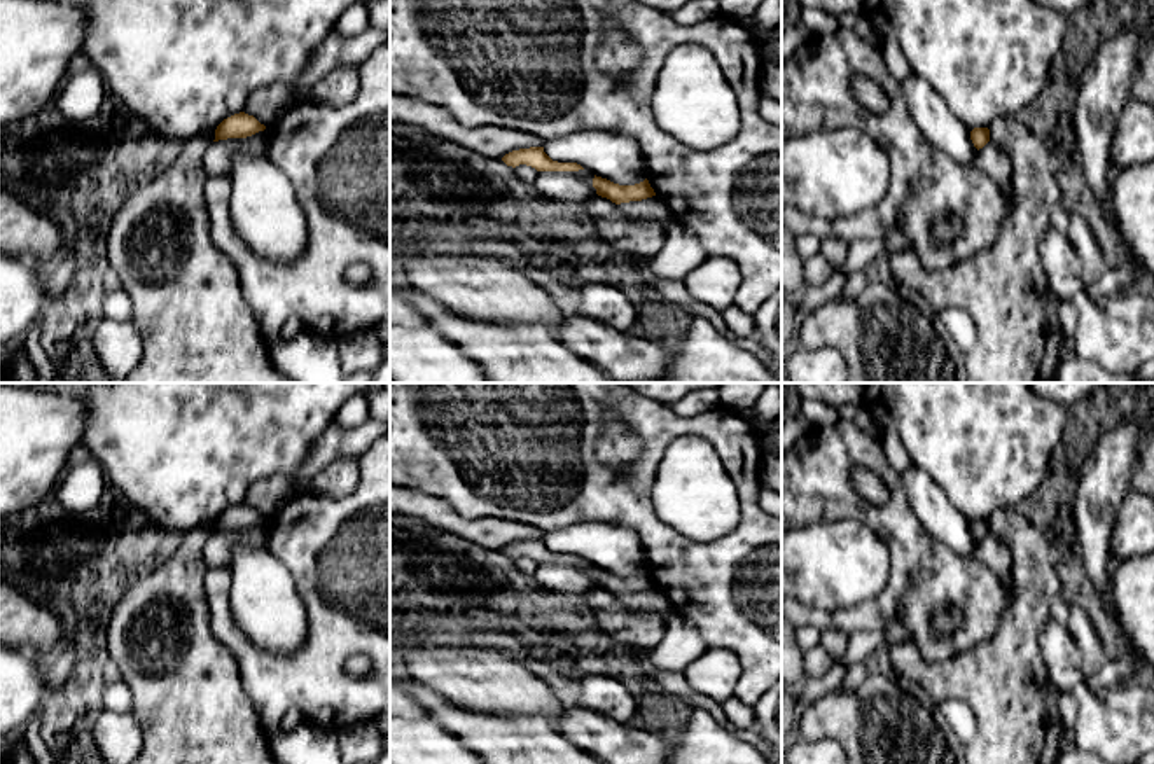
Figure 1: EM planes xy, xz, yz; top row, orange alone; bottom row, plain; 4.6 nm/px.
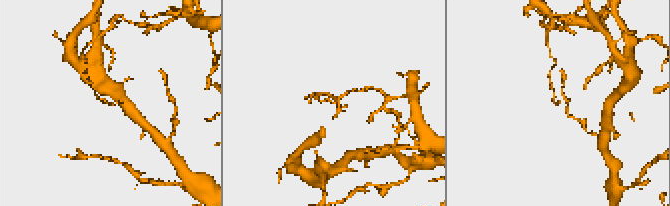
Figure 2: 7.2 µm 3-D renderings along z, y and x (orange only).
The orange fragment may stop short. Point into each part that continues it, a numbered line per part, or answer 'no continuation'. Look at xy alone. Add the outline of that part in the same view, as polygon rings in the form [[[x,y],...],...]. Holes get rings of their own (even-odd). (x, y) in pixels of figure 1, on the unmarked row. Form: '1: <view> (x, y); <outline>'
no continuation

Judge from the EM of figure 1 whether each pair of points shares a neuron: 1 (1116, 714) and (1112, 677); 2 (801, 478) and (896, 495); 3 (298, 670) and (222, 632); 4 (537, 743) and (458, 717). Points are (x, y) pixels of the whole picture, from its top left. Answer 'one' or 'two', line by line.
1: two
2: one
3: one
4: one

